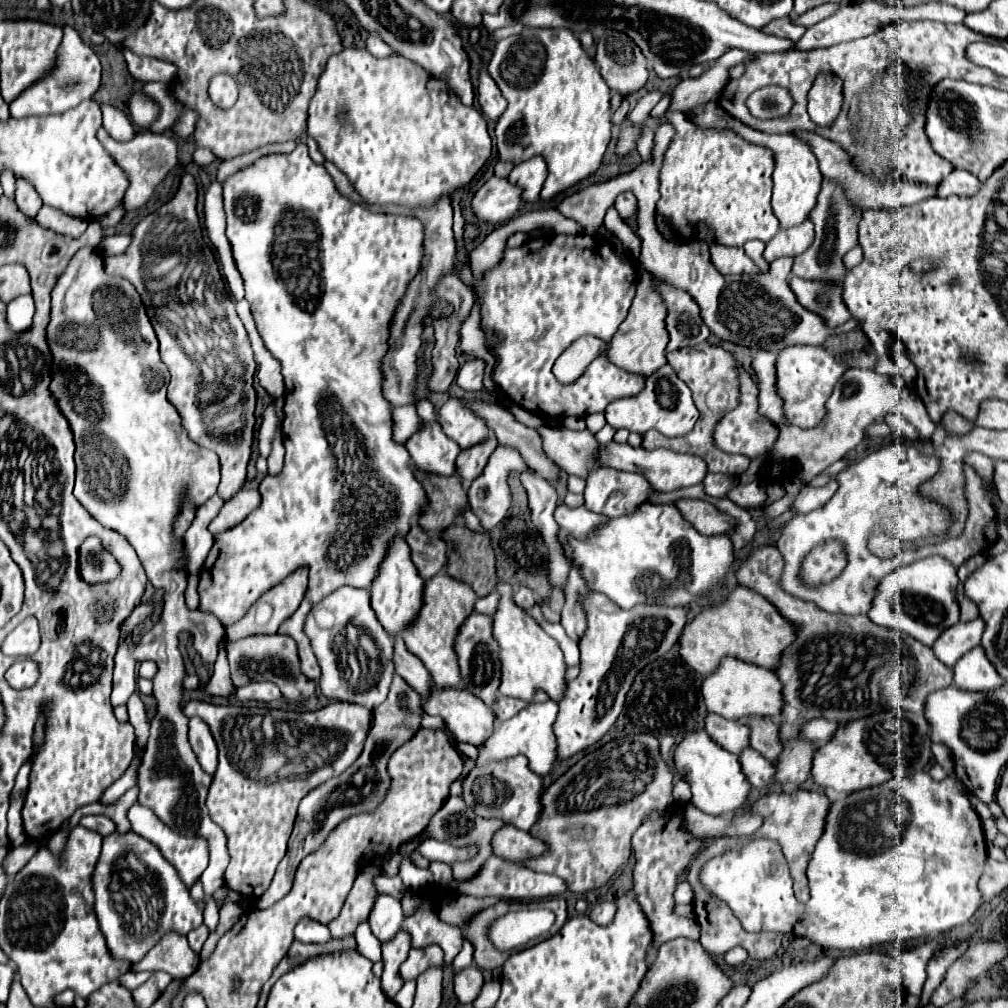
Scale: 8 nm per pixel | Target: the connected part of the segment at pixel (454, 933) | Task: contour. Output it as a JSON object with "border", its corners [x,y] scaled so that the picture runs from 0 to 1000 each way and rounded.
{"border":[[[432,880],[426,882],[424,896],[410,908],[400,914],[400,924],[408,930],[408,939],[418,941],[422,938],[436,938],[441,943],[441,957],[447,957],[451,947],[457,943],[459,930],[457,922],[443,918],[434,910],[432,904]]]}

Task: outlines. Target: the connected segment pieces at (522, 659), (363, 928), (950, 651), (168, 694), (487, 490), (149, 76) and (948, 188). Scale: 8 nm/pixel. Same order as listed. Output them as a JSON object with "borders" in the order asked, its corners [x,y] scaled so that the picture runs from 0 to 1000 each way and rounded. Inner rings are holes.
{"borders":[[[[499,576],[493,578],[493,586],[497,590],[495,604],[489,610],[489,628],[493,632],[493,638],[497,640],[497,684],[495,688],[501,691],[511,691],[521,697],[529,695],[529,689],[533,686],[541,686],[545,693],[557,695],[561,691],[561,654],[555,638],[545,632],[529,612],[525,612],[517,602],[513,602],[507,594],[507,582]]],[[[356,918],[354,920],[354,926],[352,926],[352,932],[354,932],[354,943],[364,949],[366,953],[378,953],[378,936],[370,930],[366,918]]],[[[969,612],[965,616],[959,616],[959,618],[949,616],[949,620],[941,622],[926,638],[926,648],[939,662],[945,662],[955,648],[959,648],[961,644],[965,644],[973,638],[975,626],[977,626],[977,616],[973,612]]],[[[140,598],[133,604],[130,610],[120,620],[120,642],[114,652],[114,668],[112,668],[112,686],[110,686],[110,699],[116,701],[116,695],[120,695],[120,674],[124,674],[124,668],[132,668],[132,662],[142,654],[154,656],[158,662],[158,670],[154,670],[152,675],[153,690],[156,693],[156,707],[149,716],[146,713],[144,699],[140,691],[134,688],[128,693],[128,717],[134,723],[134,737],[142,743],[142,757],[138,761],[138,775],[136,779],[140,781],[138,795],[140,799],[148,801],[166,820],[170,820],[178,828],[191,828],[191,830],[201,830],[207,836],[207,858],[199,868],[199,875],[204,889],[209,889],[219,878],[222,878],[223,856],[227,852],[225,846],[225,830],[223,826],[209,814],[205,801],[203,801],[203,791],[205,783],[209,779],[209,769],[203,767],[195,755],[195,749],[191,747],[188,733],[186,733],[186,717],[188,713],[180,705],[180,695],[182,695],[182,672],[184,672],[184,660],[180,656],[180,648],[177,644],[177,636],[168,636],[170,632],[160,632],[160,638],[156,636],[154,640],[146,640],[140,636],[136,642],[128,642],[124,634],[128,632],[130,624],[135,622],[152,608],[152,598]]],[[[493,441],[493,445],[487,449],[479,469],[469,475],[463,491],[465,491],[465,501],[467,501],[467,507],[477,515],[477,521],[481,525],[489,525],[505,507],[507,503],[507,483],[503,479],[505,475],[505,469],[507,467],[514,467],[515,469],[521,467],[523,461],[519,457],[515,447],[511,443],[505,443],[505,441]]],[[[124,49],[124,59],[128,64],[130,74],[136,80],[148,82],[148,80],[170,80],[176,72],[176,66],[166,63],[166,61],[158,61],[154,57],[140,57],[128,49]]],[[[945,170],[928,189],[930,195],[941,195],[941,193],[953,193],[953,195],[963,195],[971,189],[973,182],[961,174],[959,170]]]]}

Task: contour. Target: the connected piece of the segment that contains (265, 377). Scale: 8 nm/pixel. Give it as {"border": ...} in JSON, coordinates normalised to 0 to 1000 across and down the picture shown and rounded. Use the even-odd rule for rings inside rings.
{"border":[[[247,328],[249,332],[249,342],[253,348],[253,358],[255,358],[255,374],[259,384],[263,384],[263,388],[275,396],[275,406],[281,404],[281,392],[283,392],[283,380],[281,380],[281,372],[279,372],[279,360],[267,350],[267,346],[261,342],[261,338],[257,336],[255,328]]]}

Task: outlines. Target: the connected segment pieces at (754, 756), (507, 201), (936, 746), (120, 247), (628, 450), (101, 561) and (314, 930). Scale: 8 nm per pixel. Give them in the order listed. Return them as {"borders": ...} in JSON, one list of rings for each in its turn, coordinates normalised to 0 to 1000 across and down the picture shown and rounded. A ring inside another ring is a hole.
{"borders":[[[[743,743],[743,747],[735,747],[733,751],[737,759],[737,767],[741,769],[743,777],[751,783],[759,783],[767,771],[769,771],[769,759],[761,755],[757,749],[753,749],[749,743]]],[[[487,176],[469,195],[469,209],[475,219],[499,221],[513,213],[519,203],[519,188],[501,176]]],[[[926,737],[926,749],[928,749],[928,755],[934,757],[939,765],[945,763],[945,753],[943,753],[943,745],[938,743],[938,739],[934,737]]],[[[110,231],[108,235],[104,235],[100,247],[102,247],[102,253],[118,253],[120,249],[124,249],[124,245],[128,245],[128,241],[130,241],[130,233]]],[[[610,438],[604,439],[604,457],[608,457],[606,463],[610,463],[610,465],[640,469],[640,473],[644,473],[644,479],[652,487],[670,487],[670,485],[693,481],[693,479],[697,479],[697,475],[701,471],[701,459],[691,451],[672,449],[672,447],[666,447],[666,445],[648,445],[648,447],[642,447],[638,443],[630,445],[624,439],[614,441]]],[[[88,533],[82,541],[80,541],[80,549],[78,549],[78,564],[80,570],[86,578],[96,580],[96,578],[108,578],[116,572],[116,568],[120,566],[116,557],[112,557],[110,549],[104,549],[104,545],[100,543],[100,539],[96,539],[94,533]]],[[[297,914],[293,922],[293,932],[299,936],[324,936],[328,934],[328,926],[324,918],[314,918],[314,914]]]]}

